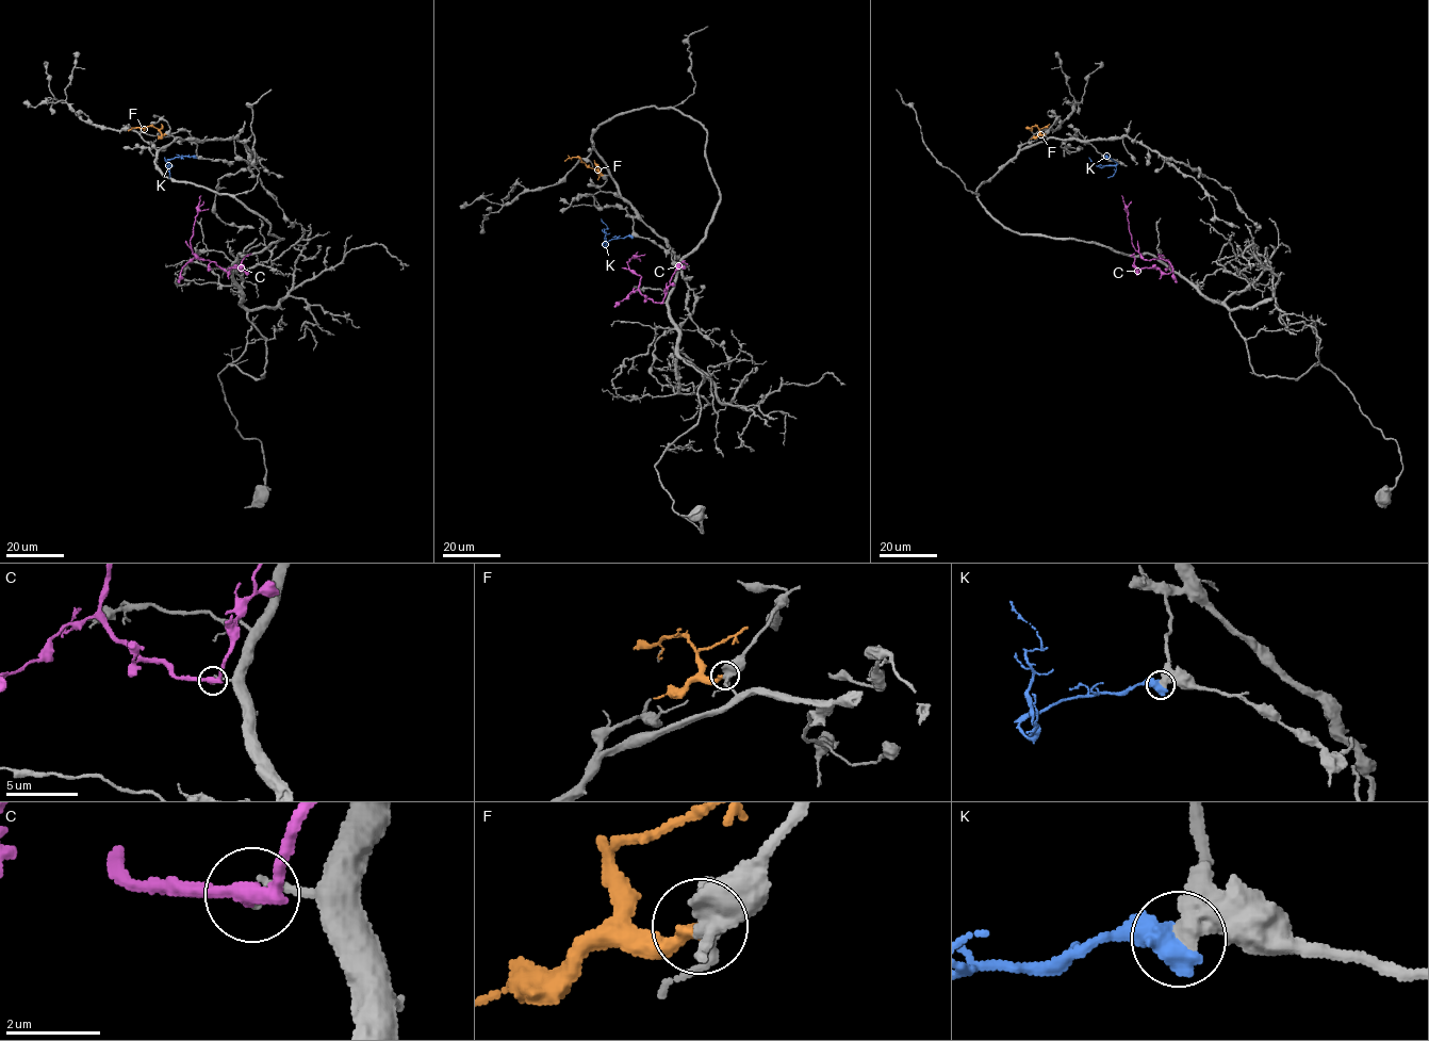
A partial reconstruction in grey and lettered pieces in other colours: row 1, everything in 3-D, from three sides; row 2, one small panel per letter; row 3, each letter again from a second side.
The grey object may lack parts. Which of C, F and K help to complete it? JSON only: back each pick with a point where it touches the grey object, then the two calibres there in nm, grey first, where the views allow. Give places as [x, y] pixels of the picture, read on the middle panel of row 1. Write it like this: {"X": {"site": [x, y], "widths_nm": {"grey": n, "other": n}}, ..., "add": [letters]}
{"add": []}

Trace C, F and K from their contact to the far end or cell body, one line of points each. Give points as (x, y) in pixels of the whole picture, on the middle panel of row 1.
C: (661, 303), (646, 298), (639, 290), (641, 277), (626, 261), (637, 251)
F: (601, 175), (577, 157), (564, 161)
K: (631, 236), (611, 239), (603, 244), (605, 247), (607, 226), (601, 220)

